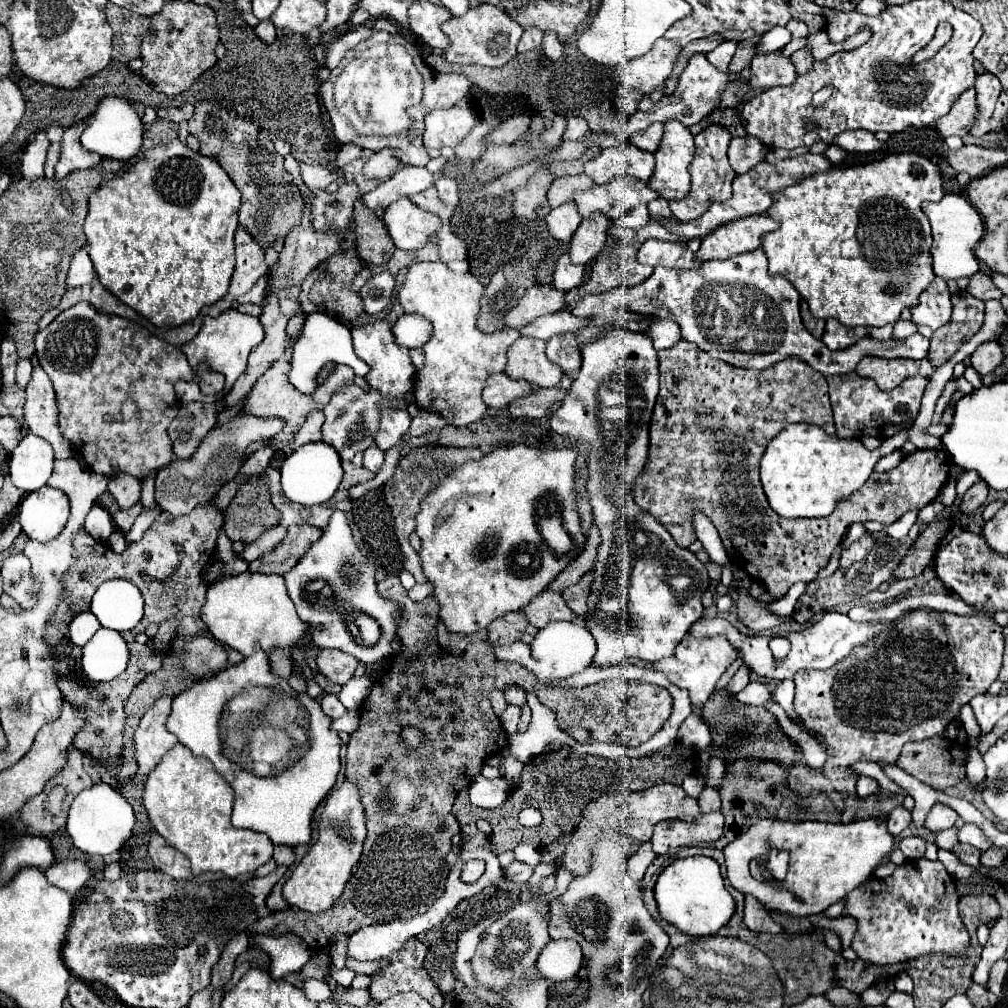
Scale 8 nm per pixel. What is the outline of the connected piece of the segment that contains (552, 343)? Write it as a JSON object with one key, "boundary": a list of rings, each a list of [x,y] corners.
{"boundary":[[[575,333],[555,335],[547,343],[547,357],[557,363],[567,375],[577,375],[581,367],[581,347]]]}

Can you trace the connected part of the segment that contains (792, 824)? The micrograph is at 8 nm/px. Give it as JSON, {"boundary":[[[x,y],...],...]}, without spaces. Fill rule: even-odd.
{"boundary":[[[871,815],[853,823],[823,823],[823,821],[779,821],[761,819],[749,827],[741,837],[729,843],[725,853],[727,877],[735,889],[741,893],[751,893],[767,909],[777,909],[781,913],[791,913],[797,917],[815,915],[843,899],[847,893],[865,883],[881,861],[893,851],[895,837],[887,831],[887,817]],[[767,841],[779,849],[789,851],[789,893],[803,901],[801,905],[785,905],[785,887],[773,887],[765,881],[757,881],[749,873],[749,863],[755,857],[767,853]]]}

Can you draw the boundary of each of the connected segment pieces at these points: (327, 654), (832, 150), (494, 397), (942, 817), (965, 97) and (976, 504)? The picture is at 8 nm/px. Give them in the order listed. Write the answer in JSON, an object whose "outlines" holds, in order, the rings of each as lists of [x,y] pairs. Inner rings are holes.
{"outlines":[[[[319,649],[317,653],[317,669],[333,683],[347,683],[353,673],[355,673],[355,667],[357,667],[357,659],[343,653],[343,651],[337,651],[337,649]]],[[[831,145],[827,151],[825,151],[825,155],[829,157],[829,161],[833,163],[833,165],[839,165],[841,161],[845,161],[845,157],[849,155],[845,149],[841,149],[841,147],[837,147],[837,145]]],[[[491,373],[485,381],[485,389],[481,391],[481,397],[487,407],[501,409],[501,407],[509,405],[513,399],[525,397],[531,391],[533,391],[531,383],[527,383],[523,379],[513,381],[505,373]]],[[[935,803],[925,819],[925,827],[929,831],[941,831],[941,829],[953,827],[957,819],[959,819],[959,813],[955,809],[951,809],[945,803]]],[[[971,87],[953,103],[953,109],[937,121],[937,129],[943,137],[949,137],[949,135],[965,137],[971,131],[973,123],[977,121],[977,113],[979,113],[977,93],[975,93],[975,87]]],[[[977,479],[977,483],[963,495],[963,503],[961,503],[961,511],[969,513],[979,509],[989,497],[989,485],[983,479]]]]}

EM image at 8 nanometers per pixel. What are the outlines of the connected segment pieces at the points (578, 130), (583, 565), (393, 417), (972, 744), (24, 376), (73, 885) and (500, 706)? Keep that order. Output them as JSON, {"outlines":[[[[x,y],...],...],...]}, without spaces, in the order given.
{"outlines":[[[[567,117],[567,131],[563,139],[581,139],[585,133],[589,133],[589,125],[581,117]]],[[[595,525],[589,527],[589,537],[587,537],[587,547],[583,549],[583,553],[571,561],[569,569],[565,569],[565,573],[557,575],[553,579],[553,585],[549,585],[549,589],[553,591],[565,591],[567,587],[575,585],[587,571],[593,569],[593,563],[597,559],[597,549],[599,549],[599,543],[601,543],[601,535],[599,535],[599,529]]],[[[385,409],[381,417],[379,433],[375,437],[375,445],[383,451],[391,449],[403,439],[403,435],[409,429],[409,423],[411,423],[411,417],[405,409]]],[[[971,737],[968,743],[969,759],[967,759],[967,779],[977,785],[985,779],[985,765],[983,765],[983,759],[979,755],[979,749],[977,749],[979,737]]],[[[19,359],[19,363],[17,363],[17,385],[23,389],[27,383],[29,383],[29,379],[31,379],[31,361],[29,359]]],[[[65,859],[65,861],[55,861],[45,871],[45,877],[51,885],[65,889],[69,893],[77,893],[91,879],[91,869],[87,863],[79,859]]],[[[493,689],[493,691],[489,693],[489,701],[491,701],[491,707],[495,709],[495,713],[497,713],[497,715],[501,715],[501,713],[503,713],[503,709],[507,707],[507,703],[505,703],[505,699],[503,699],[503,691],[501,691],[501,689]]]]}

